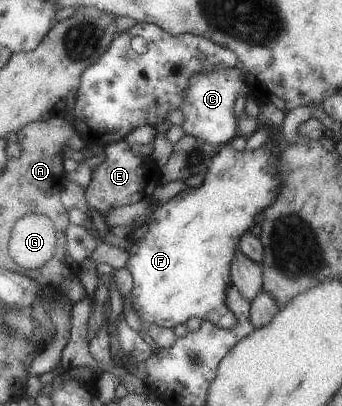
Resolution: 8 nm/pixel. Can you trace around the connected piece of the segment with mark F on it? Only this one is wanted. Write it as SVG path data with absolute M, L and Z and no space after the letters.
M270 138L255 150L238 151L231 143L224 144L212 159L208 170L202 170L203 182L196 188L178 186L169 201L156 205L154 214L139 227L131 229L135 244L129 252L126 268L134 279L133 303L135 311L146 322L174 328L190 317L210 321L218 328L236 329L235 314L227 307L226 292L232 283L230 267L238 253L240 237L260 221L264 211L279 195L284 182L280 168L279 149Z

